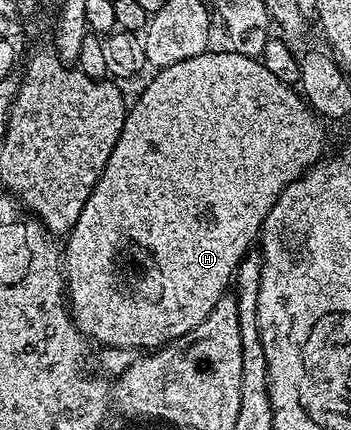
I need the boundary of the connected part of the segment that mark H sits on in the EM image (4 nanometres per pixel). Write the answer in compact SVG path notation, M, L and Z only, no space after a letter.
M208 51L201 55L193 55L193 59L184 59L182 63L173 63L173 67L158 70L154 76L155 78L140 91L139 98L130 102L127 118L121 127L121 135L117 135L117 147L113 147L113 155L109 155L109 163L105 163L101 179L97 179L89 199L85 199L85 207L81 207L81 215L70 233L66 234L65 244L61 249L63 279L71 318L84 337L94 344L96 341L96 346L109 349L154 351L160 345L176 341L181 335L193 331L193 327L200 325L205 315L213 311L217 299L221 299L228 292L239 260L247 256L254 246L251 245L254 241L256 244L260 240L263 220L269 215L273 203L277 203L281 191L285 191L289 183L297 180L312 165L324 160L328 152L325 127L327 125L321 120L320 115L292 86L277 79L258 57L246 57L230 51Z

